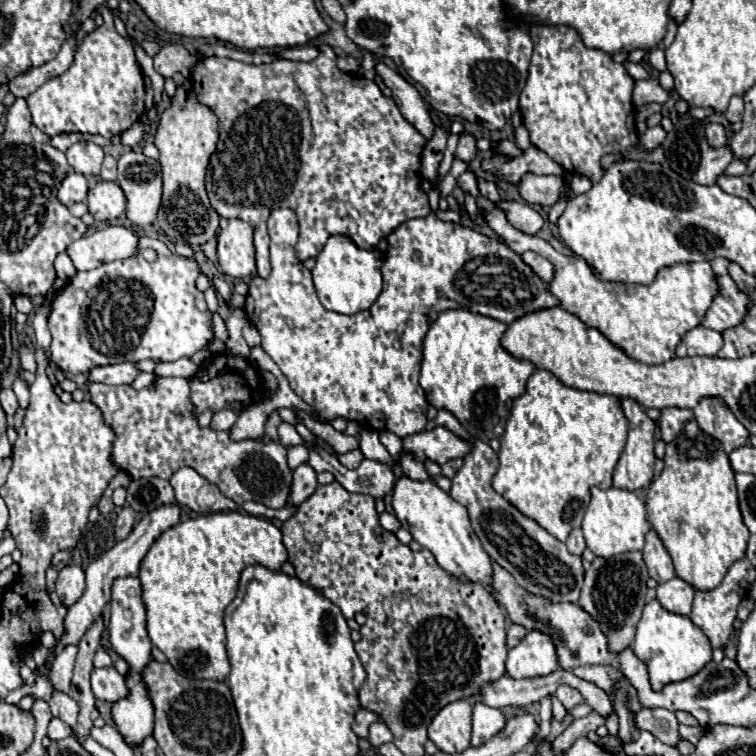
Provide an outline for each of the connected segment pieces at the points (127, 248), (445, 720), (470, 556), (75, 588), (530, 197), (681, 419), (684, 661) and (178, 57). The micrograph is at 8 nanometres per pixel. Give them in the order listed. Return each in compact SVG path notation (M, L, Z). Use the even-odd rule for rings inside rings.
M106 226L92 234L82 236L66 248L76 270L94 270L104 262L130 258L142 254L138 236L124 226Z
M458 700L444 706L432 720L428 728L428 738L438 750L446 754L456 754L470 746L472 728L472 704L470 700Z
M402 474L392 488L392 508L396 512L396 518L400 520L402 528L412 534L412 538L426 550L430 550L436 558L436 562L458 576L460 580L474 580L482 584L490 584L492 566L490 558L484 552L478 536L474 534L468 512L462 504L450 498L444 490L436 486L434 480L412 480L406 474Z
M66 566L60 570L56 580L56 594L60 596L66 608L72 606L82 596L84 590L86 590L86 576L80 566Z
M526 174L522 182L518 184L518 190L522 198L528 204L540 204L540 206L552 206L560 198L566 198L562 178L558 176L534 176Z
M664 408L664 410L660 410L660 418L656 420L656 426L662 432L662 440L670 442L684 428L684 424L692 416L694 414L690 410L682 410L682 408Z
M656 598L644 606L632 648L636 656L648 664L650 684L654 690L660 690L668 682L690 678L712 660L712 644L702 636L702 630L694 628L694 622L688 616L666 612Z
M166 44L154 56L154 70L164 78L170 78L174 72L182 72L188 78L196 62L198 60L182 44Z

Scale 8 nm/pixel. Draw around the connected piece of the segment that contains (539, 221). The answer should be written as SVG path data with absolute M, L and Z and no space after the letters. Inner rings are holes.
M500 200L498 206L506 212L508 222L510 222L514 228L526 232L526 234L536 234L536 232L542 228L542 224L544 224L544 218L542 218L532 206L528 206L526 202Z

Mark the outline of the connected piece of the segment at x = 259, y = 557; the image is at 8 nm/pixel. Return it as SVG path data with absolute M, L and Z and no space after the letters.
M216 512L188 518L166 532L162 532L144 560L140 562L142 600L146 606L146 628L152 644L160 648L174 670L186 678L210 678L226 680L230 674L230 662L226 656L226 638L222 614L232 602L238 590L238 576L248 564L262 564L270 570L280 570L286 562L286 548L282 544L282 532L262 516L250 516L240 512Z

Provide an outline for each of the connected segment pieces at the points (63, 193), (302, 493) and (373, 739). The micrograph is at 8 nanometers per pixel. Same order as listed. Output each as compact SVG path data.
M70 172L60 188L58 188L58 200L64 204L64 206L72 206L74 202L86 202L86 196L88 196L88 180L78 174L78 172Z
M308 462L300 464L294 470L294 482L292 482L292 492L288 496L290 504L302 504L302 500L308 500L314 494L314 488L318 486L318 474Z
M374 722L374 724L370 726L368 742L378 748L378 746L382 746L382 744L386 744L386 742L392 742L392 732L388 730L388 726L386 726L384 722Z

